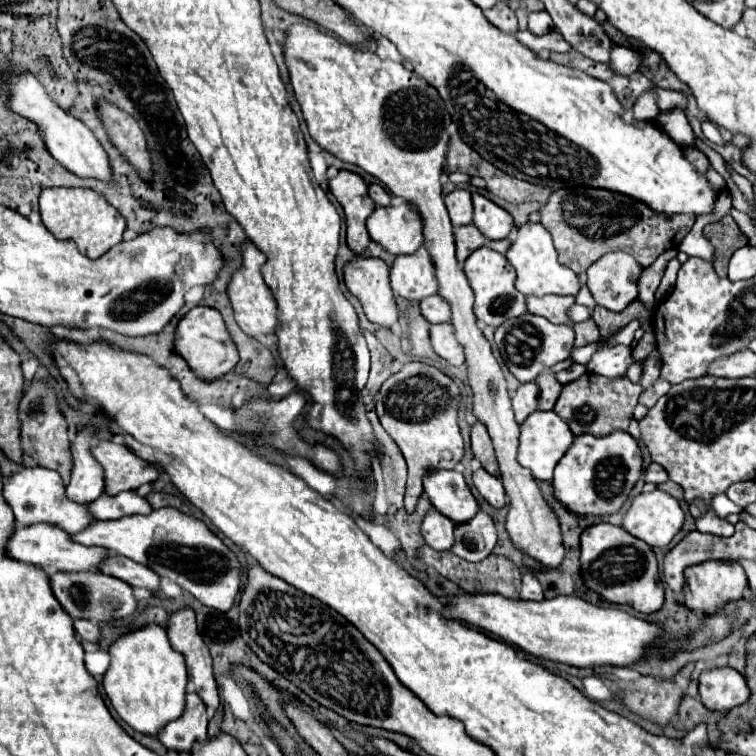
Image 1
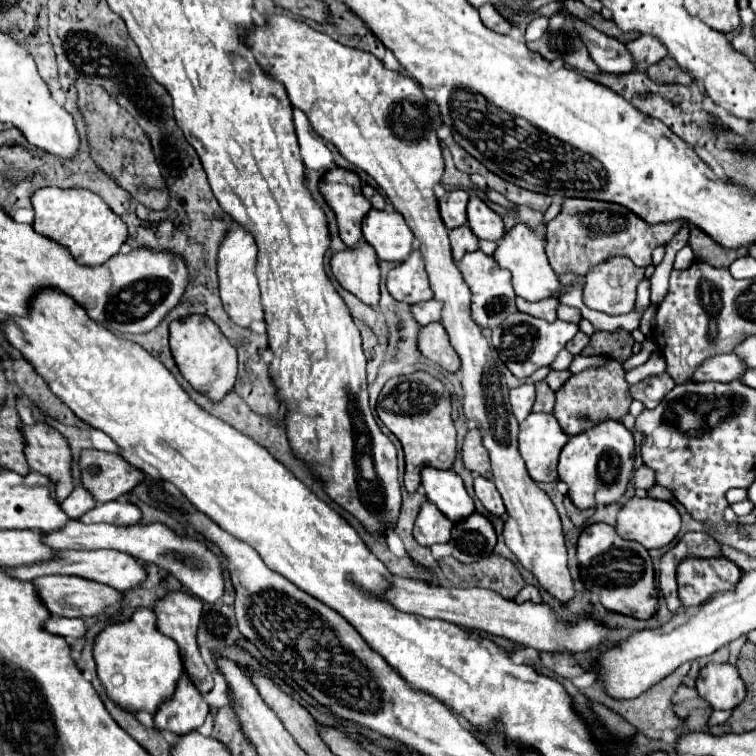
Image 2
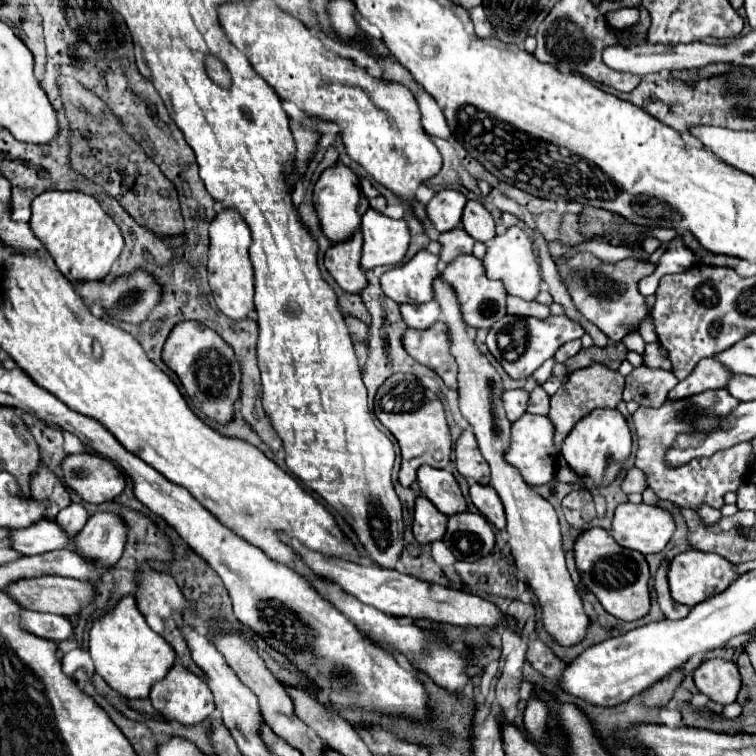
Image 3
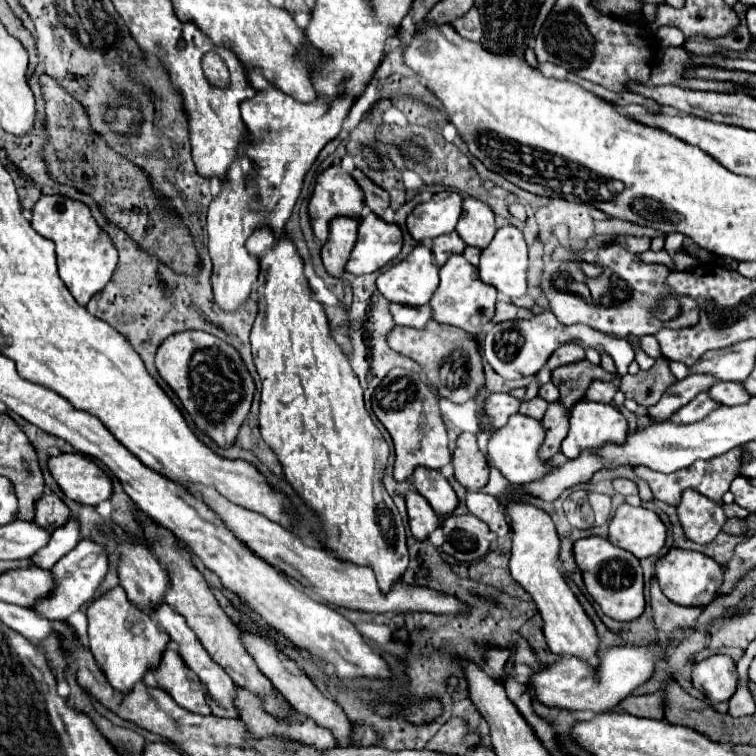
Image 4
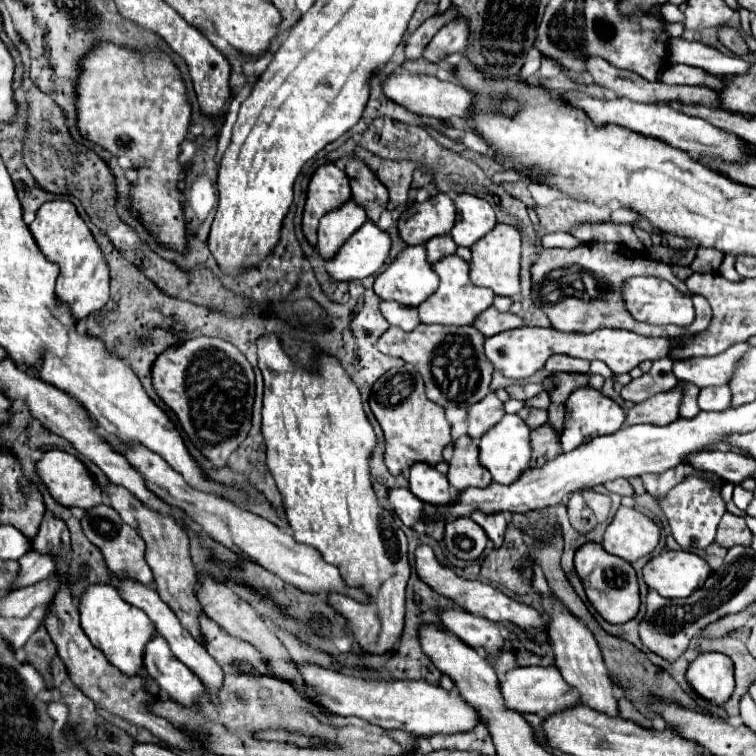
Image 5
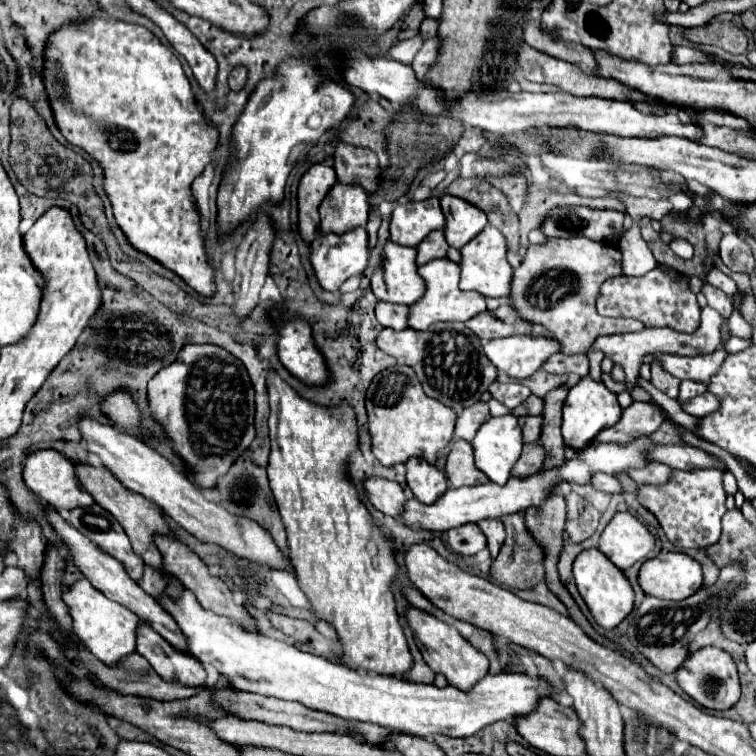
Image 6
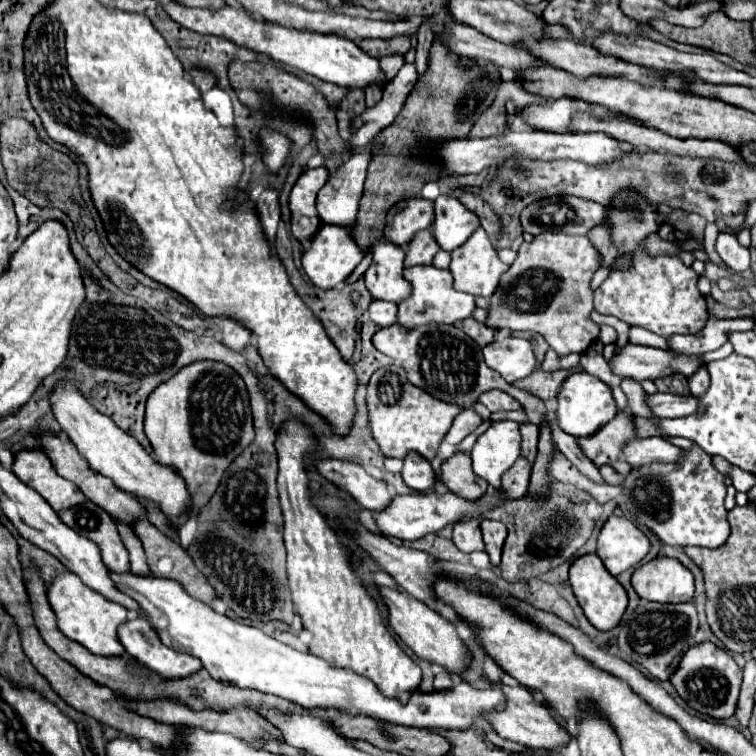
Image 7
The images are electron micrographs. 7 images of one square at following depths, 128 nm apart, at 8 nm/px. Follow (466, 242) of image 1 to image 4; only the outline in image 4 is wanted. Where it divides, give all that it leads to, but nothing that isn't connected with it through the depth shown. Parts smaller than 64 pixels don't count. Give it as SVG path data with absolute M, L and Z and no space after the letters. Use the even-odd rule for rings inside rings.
M458 232L442 234L442 236L432 240L432 252L434 252L434 260L438 266L442 266L452 254L462 254L464 248L466 248L466 244L458 236Z

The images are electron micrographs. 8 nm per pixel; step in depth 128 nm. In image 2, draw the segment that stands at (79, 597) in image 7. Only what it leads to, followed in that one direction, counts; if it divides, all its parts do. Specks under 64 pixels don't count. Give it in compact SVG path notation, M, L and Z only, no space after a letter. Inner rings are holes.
M138 608L132 614L130 620L104 628L96 636L96 642L94 642L94 660L96 660L96 666L98 666L98 678L100 678L102 686L106 688L108 698L126 712L156 714L156 710L174 696L176 684L178 684L180 676L184 674L178 644L172 642L168 636L164 636L156 628L156 614L152 610L148 610L148 608Z

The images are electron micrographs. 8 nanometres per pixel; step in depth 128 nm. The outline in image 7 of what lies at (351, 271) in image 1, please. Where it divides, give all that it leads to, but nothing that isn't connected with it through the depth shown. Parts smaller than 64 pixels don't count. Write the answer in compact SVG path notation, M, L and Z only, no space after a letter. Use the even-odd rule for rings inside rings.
M364 152L364 156L352 156L334 174L330 174L330 180L318 192L316 202L322 222L340 224L348 228L356 224L368 160L368 152Z

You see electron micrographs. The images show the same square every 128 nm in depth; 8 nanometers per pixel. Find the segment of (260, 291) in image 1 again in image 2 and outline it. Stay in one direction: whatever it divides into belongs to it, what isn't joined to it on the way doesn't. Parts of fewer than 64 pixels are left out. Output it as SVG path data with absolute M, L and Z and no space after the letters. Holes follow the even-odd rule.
M234 228L226 234L218 250L218 278L220 278L220 298L228 316L244 328L250 328L254 320L264 320L264 308L260 300L260 288L256 278L256 256L258 246L250 232L244 228Z

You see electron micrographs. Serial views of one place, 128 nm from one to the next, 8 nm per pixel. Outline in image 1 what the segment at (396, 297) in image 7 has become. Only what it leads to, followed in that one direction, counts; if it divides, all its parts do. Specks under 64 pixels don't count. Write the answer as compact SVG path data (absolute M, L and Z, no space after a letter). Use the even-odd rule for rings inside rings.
M418 248L414 254L396 256L390 270L390 286L394 294L408 300L424 300L438 292L436 268L426 248Z

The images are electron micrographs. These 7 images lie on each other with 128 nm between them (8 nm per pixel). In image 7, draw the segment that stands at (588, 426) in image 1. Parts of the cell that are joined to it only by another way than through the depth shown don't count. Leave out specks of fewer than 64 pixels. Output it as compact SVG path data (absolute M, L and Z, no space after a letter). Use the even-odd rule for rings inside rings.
M520 456L520 460L516 460L516 464L504 474L502 488L504 492L508 492L510 500L526 496L528 482L530 482L530 470L532 470L532 464L528 464L528 460Z

